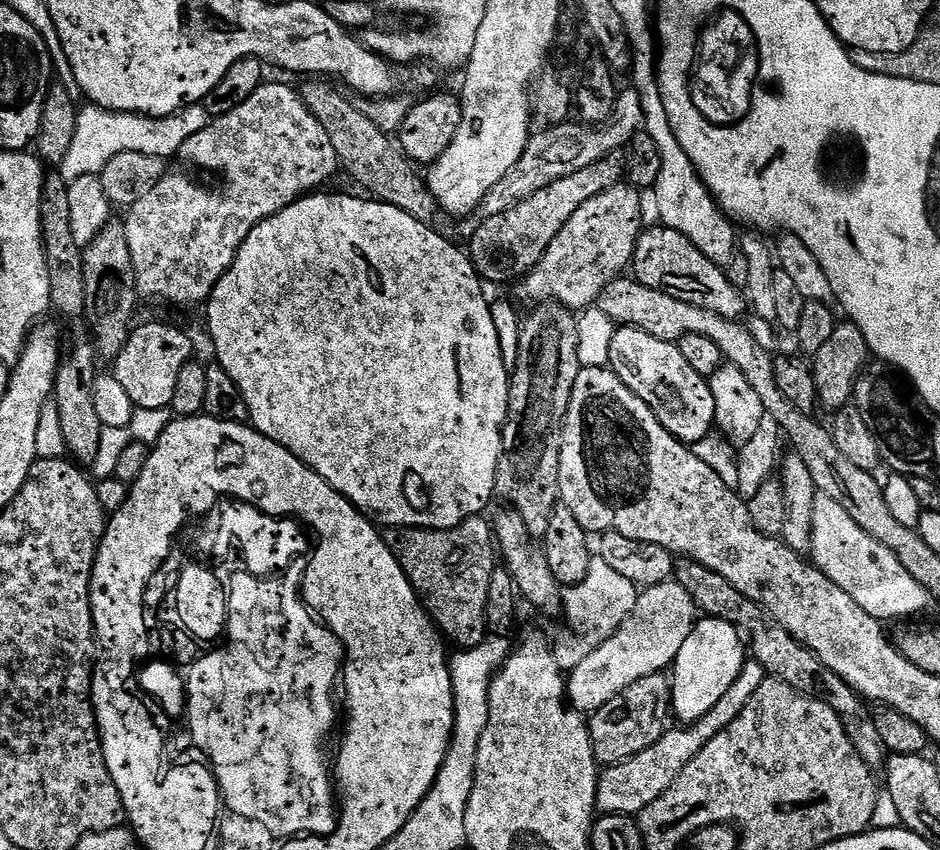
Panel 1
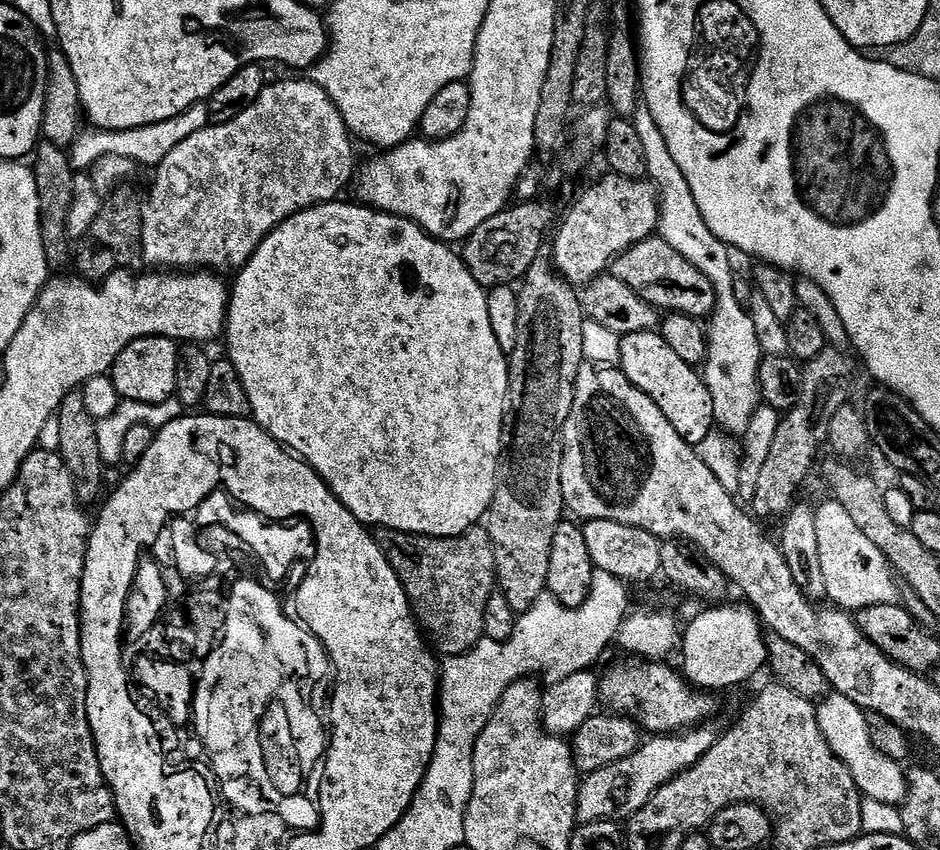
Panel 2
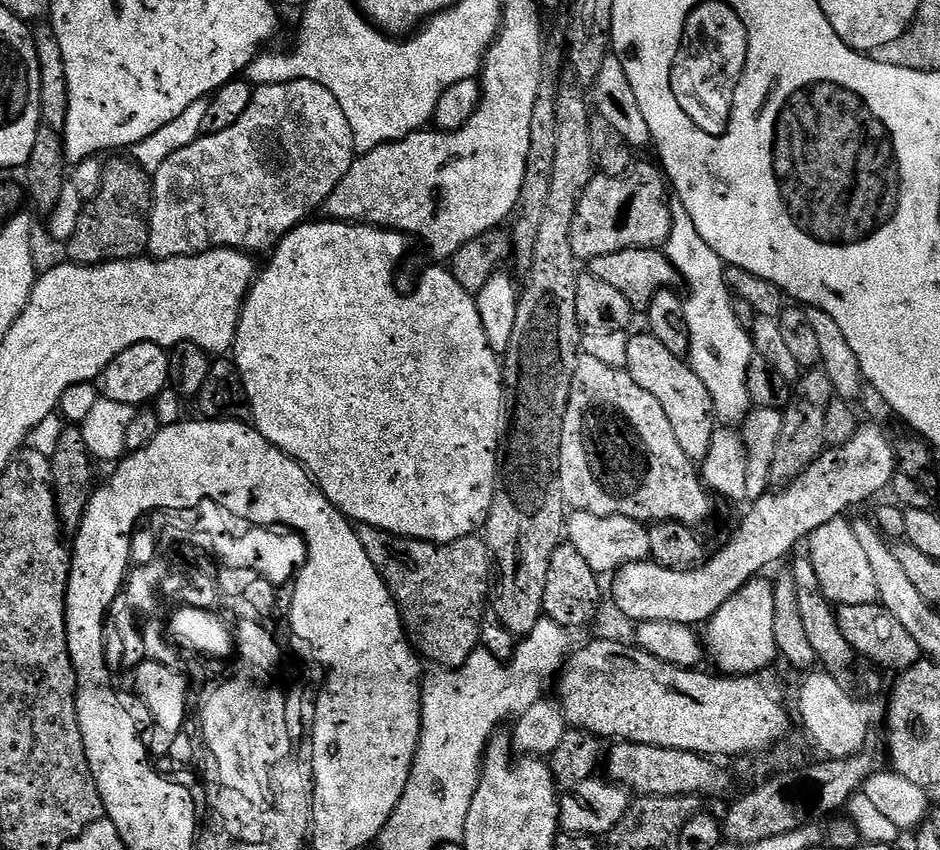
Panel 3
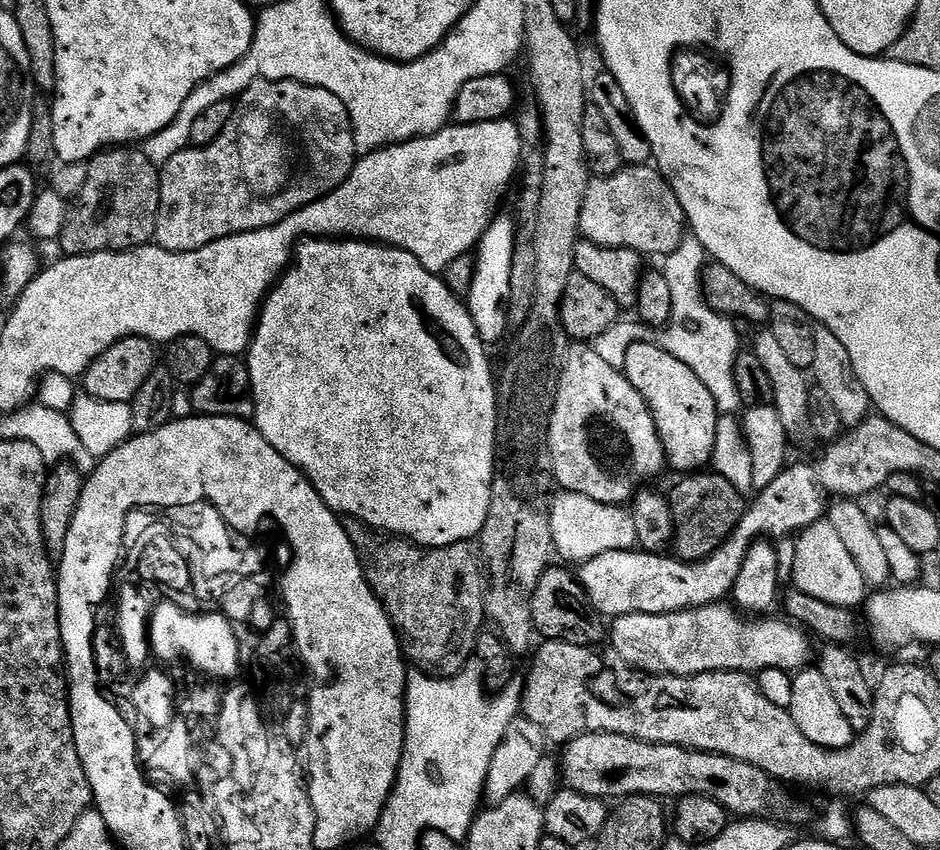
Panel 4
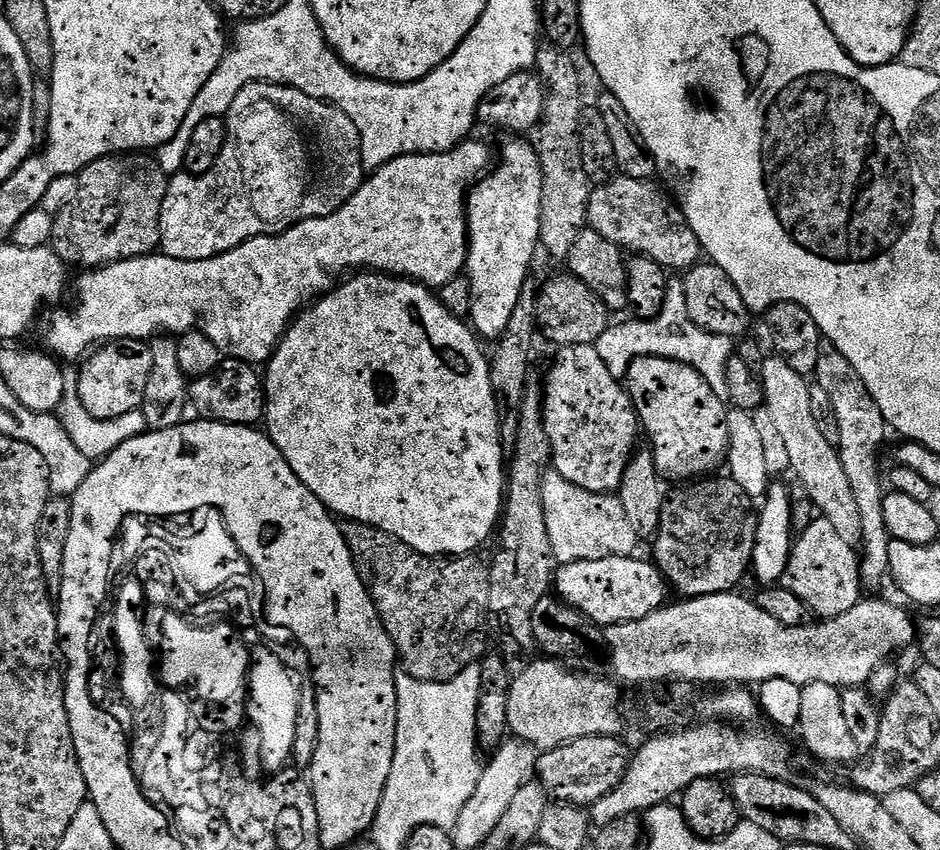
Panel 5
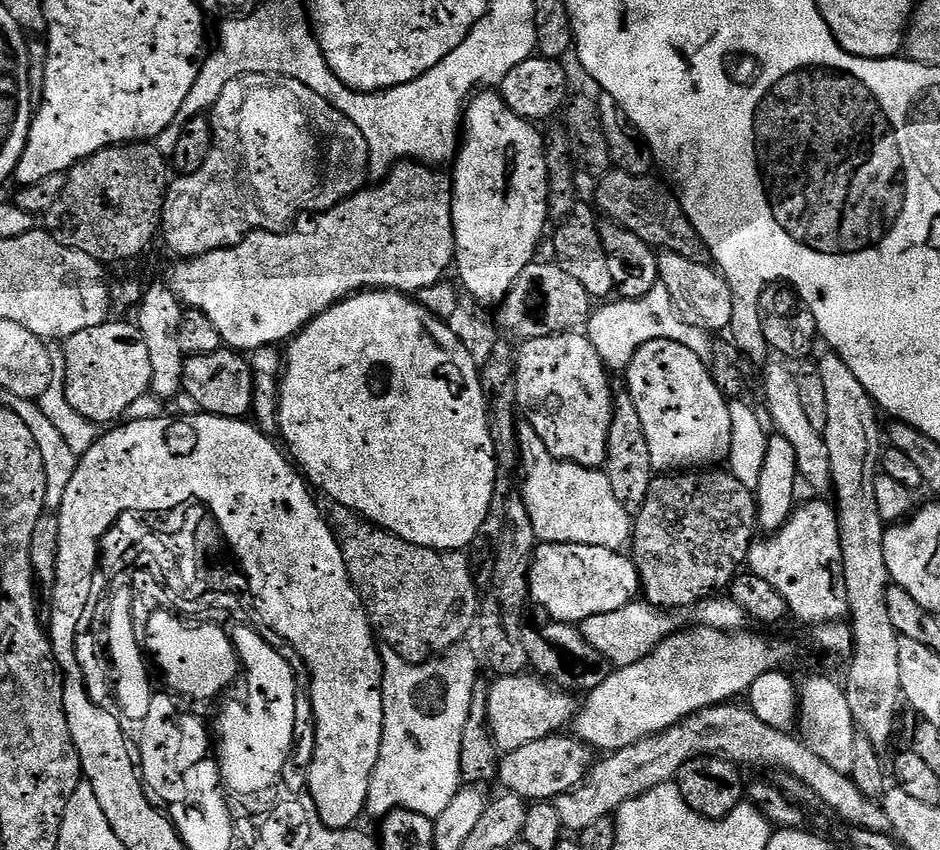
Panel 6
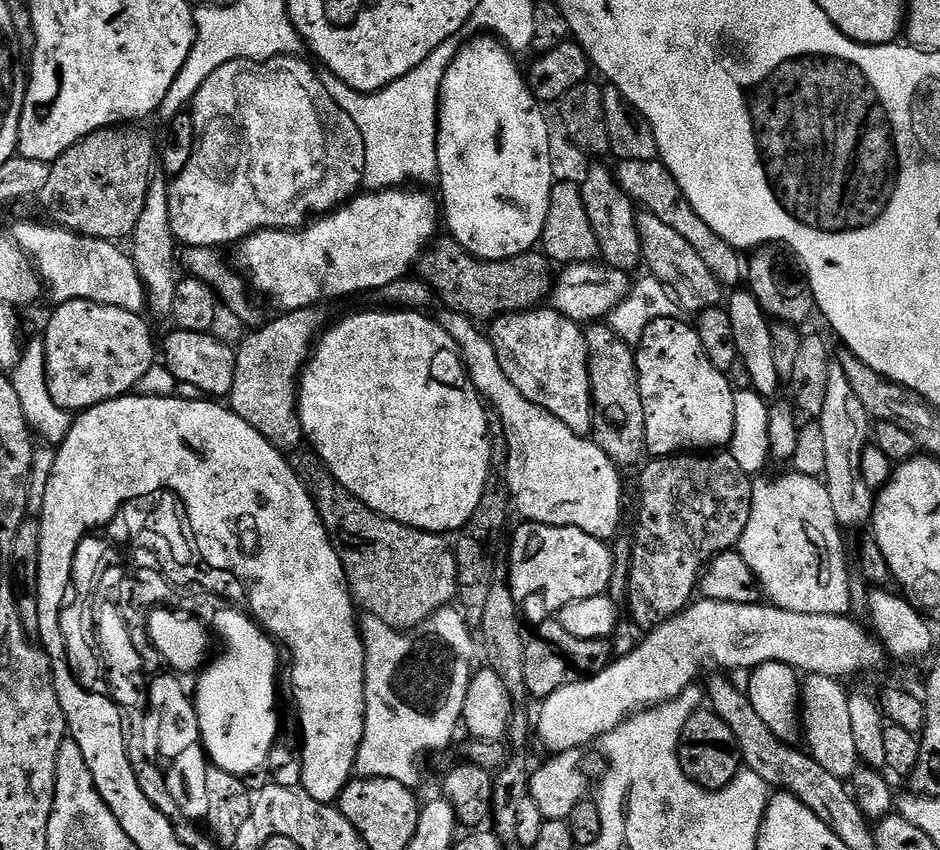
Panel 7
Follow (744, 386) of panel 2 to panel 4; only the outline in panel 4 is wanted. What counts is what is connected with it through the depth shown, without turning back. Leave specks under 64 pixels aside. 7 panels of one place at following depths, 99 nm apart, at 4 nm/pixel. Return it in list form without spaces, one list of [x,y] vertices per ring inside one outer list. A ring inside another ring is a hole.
[[[685,235],[678,250],[663,257],[662,264],[664,264],[662,271],[666,282],[670,282],[672,320],[666,326],[666,331],[663,333],[665,336],[659,337],[660,347],[665,348],[674,358],[686,362],[686,366],[690,366],[690,370],[694,370],[694,374],[702,378],[702,386],[710,390],[716,403],[717,413],[739,413],[742,401],[738,394],[738,386],[734,382],[734,366],[736,357],[742,351],[742,345],[740,345],[740,336],[736,333],[737,325],[729,317],[721,316],[714,311],[704,301],[704,288],[700,285],[700,278],[706,267],[704,247],[696,241],[695,236]]]

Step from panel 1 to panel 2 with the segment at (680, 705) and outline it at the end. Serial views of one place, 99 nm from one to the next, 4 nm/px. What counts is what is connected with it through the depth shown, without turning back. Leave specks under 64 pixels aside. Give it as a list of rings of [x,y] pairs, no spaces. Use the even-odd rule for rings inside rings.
[[[743,603],[727,606],[708,606],[682,632],[684,668],[682,675],[689,684],[700,690],[736,688],[744,684],[756,671],[765,667],[768,658],[766,632],[760,617]],[[728,607],[729,608],[724,608]],[[744,607],[744,608],[743,608]]]

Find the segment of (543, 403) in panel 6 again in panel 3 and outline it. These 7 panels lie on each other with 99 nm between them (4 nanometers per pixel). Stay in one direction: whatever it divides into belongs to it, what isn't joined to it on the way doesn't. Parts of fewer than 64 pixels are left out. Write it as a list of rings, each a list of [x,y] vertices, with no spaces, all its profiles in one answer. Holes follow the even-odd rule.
[[[584,354],[576,361],[574,378],[568,394],[568,405],[564,411],[564,421],[560,423],[560,454],[558,457],[558,483],[560,485],[560,494],[564,497],[565,505],[569,509],[577,512],[589,512],[595,516],[625,516],[631,520],[641,522],[659,522],[662,520],[676,520],[680,524],[697,526],[712,512],[712,500],[704,481],[701,479],[701,473],[697,465],[678,446],[678,438],[674,438],[674,426],[670,426],[670,418],[666,418],[666,410],[662,410],[658,398],[654,394],[642,390],[638,382],[624,368],[615,368],[606,362],[598,362],[598,358]]]

